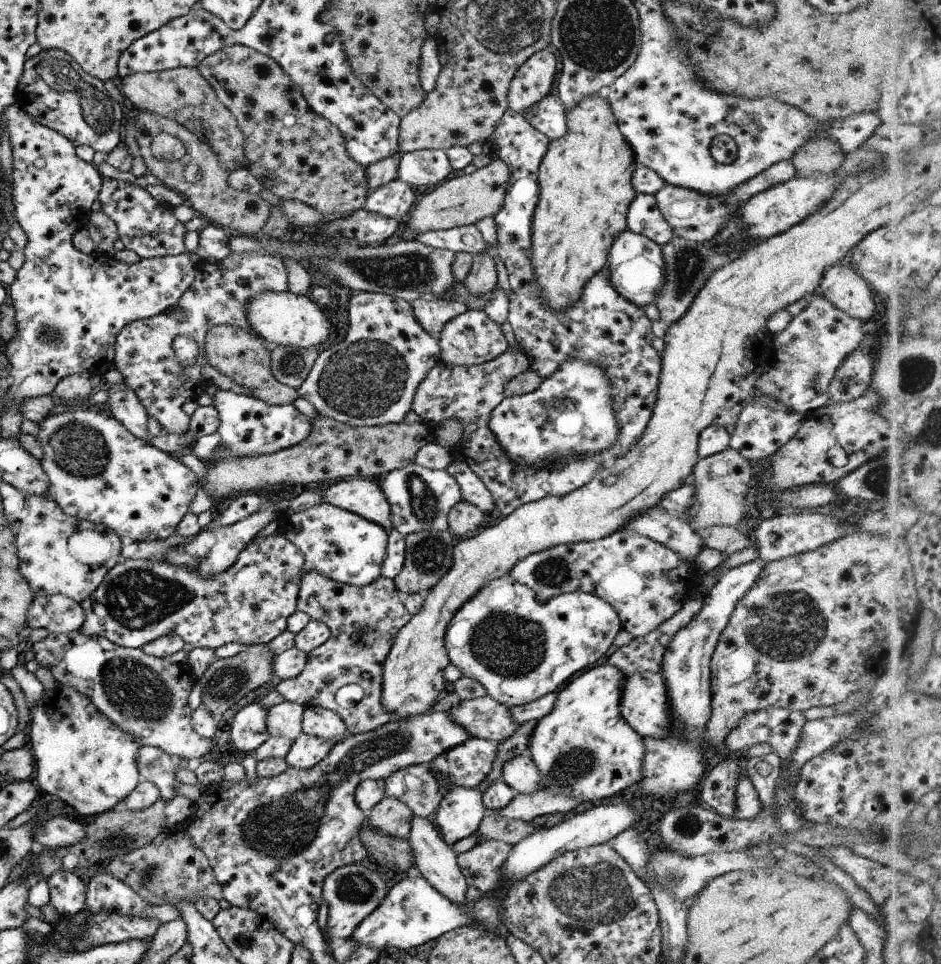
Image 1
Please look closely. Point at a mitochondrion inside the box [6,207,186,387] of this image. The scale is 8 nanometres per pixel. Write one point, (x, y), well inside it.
(52, 336)

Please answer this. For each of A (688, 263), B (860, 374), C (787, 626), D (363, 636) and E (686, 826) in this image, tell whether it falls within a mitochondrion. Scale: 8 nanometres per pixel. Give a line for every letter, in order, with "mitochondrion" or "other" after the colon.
A: mitochondrion
B: other
C: mitochondrion
D: mitochondrion
E: mitochondrion

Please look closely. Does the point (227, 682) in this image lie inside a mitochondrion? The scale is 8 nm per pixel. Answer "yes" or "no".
yes

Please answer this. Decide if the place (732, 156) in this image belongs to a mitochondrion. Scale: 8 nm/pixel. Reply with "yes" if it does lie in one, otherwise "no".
no

